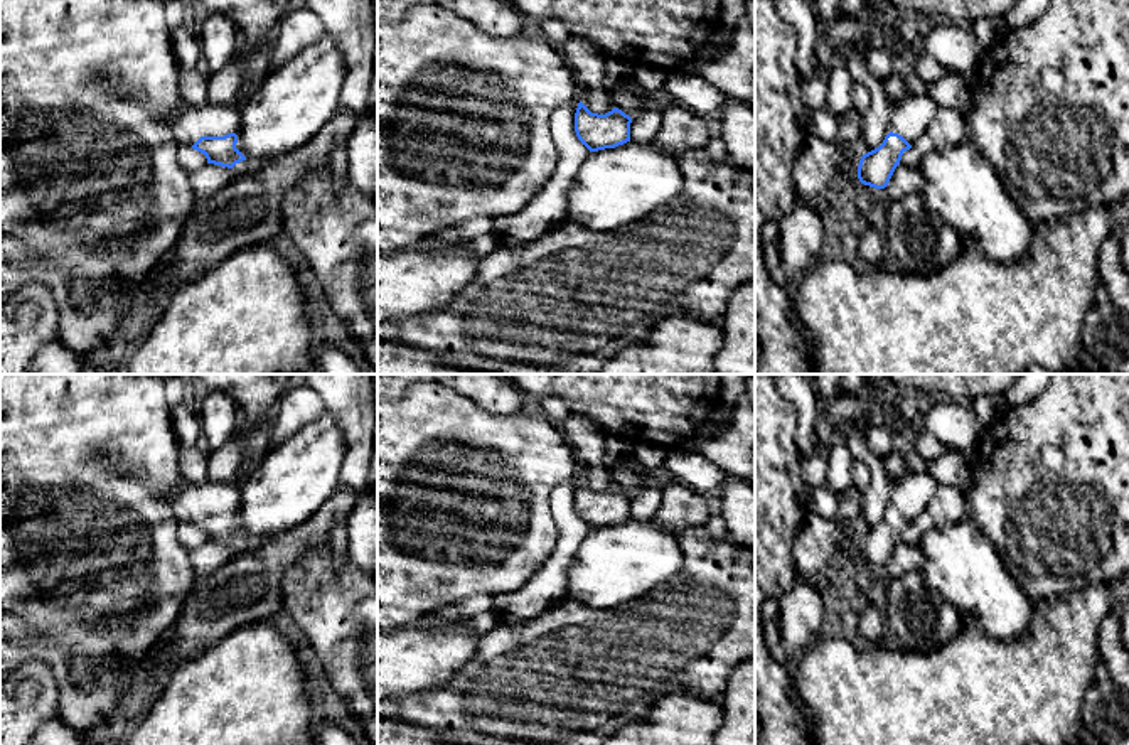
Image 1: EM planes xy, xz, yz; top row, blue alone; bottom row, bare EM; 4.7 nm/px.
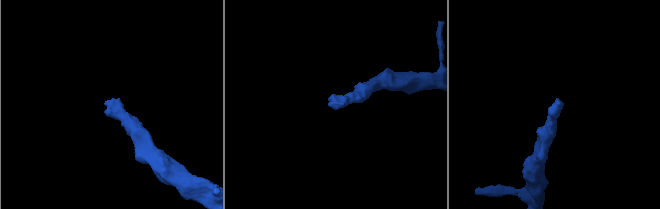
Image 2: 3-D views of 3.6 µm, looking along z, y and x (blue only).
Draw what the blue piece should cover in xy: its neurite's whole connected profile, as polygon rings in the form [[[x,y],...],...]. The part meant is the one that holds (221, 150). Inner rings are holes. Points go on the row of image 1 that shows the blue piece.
[[[182,101],[167,116],[174,121],[174,137],[180,148],[194,148],[206,155],[207,163],[233,169],[246,157],[236,148],[241,103],[201,105]]]

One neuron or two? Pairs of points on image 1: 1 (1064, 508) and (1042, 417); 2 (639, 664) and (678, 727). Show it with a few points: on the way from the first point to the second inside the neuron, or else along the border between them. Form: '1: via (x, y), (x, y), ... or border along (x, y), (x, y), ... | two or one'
1: via (1047, 486), (1042, 472), (1042, 439) | one
2: border along (700, 695), (669, 691), (644, 718), (629, 722) | two

